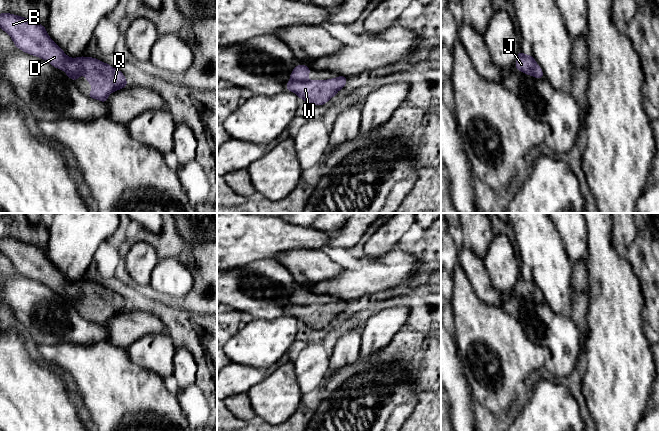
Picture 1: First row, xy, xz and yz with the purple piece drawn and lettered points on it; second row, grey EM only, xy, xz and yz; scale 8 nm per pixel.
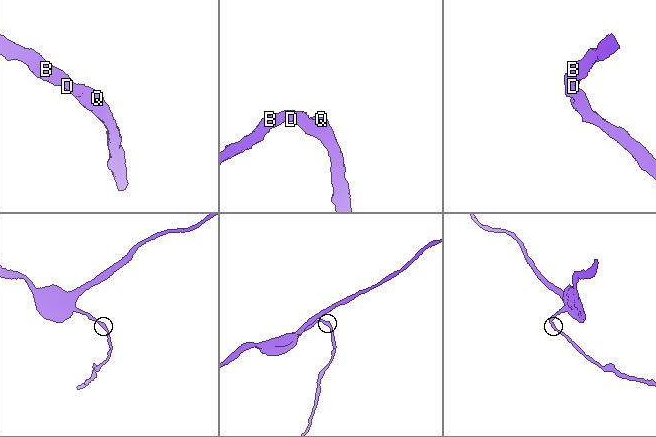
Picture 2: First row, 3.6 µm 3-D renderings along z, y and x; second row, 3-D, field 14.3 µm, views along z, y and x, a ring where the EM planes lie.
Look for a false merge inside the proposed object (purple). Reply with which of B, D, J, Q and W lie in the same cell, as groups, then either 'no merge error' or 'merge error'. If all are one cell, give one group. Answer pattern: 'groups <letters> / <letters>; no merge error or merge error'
groups B D J Q W; no merge error

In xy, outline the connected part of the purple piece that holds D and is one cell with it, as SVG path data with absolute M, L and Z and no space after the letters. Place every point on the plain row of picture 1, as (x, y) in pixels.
M0 237L0 252L13 264L15 270L25 277L48 285L53 291L62 293L76 305L82 298L93 311L88 321L105 327L108 320L125 312L124 298L107 287L94 281L70 282L48 260L45 250L24 241L10 237Z

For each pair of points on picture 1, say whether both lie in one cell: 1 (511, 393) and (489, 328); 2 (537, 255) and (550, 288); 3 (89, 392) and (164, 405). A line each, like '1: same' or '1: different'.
1: same
2: same
3: same

